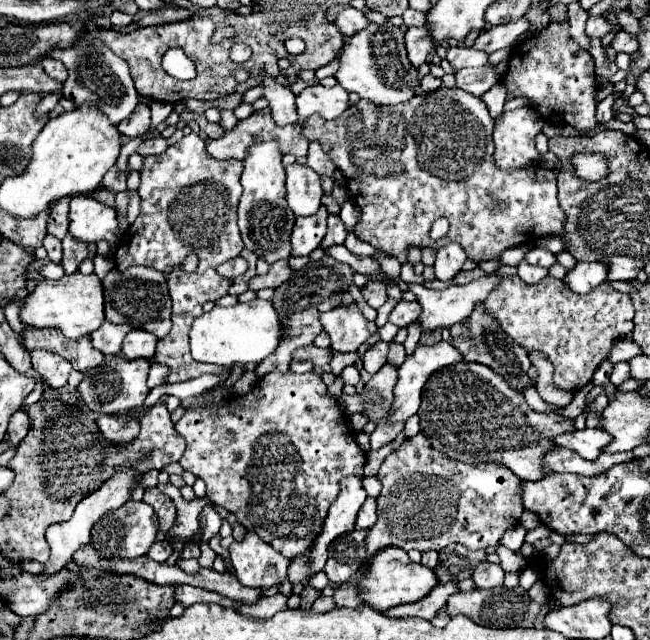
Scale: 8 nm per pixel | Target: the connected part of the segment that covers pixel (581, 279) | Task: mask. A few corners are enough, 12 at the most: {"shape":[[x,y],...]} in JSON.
{"shape":[[577,263],[565,277],[575,293],[607,279],[605,263]]}

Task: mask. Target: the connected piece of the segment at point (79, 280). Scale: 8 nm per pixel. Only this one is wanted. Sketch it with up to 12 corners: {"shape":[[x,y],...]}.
{"shape":[[91,275],[37,283],[21,309],[33,327],[91,335],[105,321]]}

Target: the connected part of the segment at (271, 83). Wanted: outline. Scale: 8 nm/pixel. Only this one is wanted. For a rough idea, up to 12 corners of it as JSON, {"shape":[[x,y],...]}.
{"shape":[[265,79],[269,101],[279,127],[297,123],[295,95],[275,79]]}

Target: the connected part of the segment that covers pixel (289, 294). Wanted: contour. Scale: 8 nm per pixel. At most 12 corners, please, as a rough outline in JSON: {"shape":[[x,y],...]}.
{"shape":[[329,255],[309,261],[273,299],[291,337],[261,361],[257,379],[287,373],[291,353],[321,333],[355,271]]}

